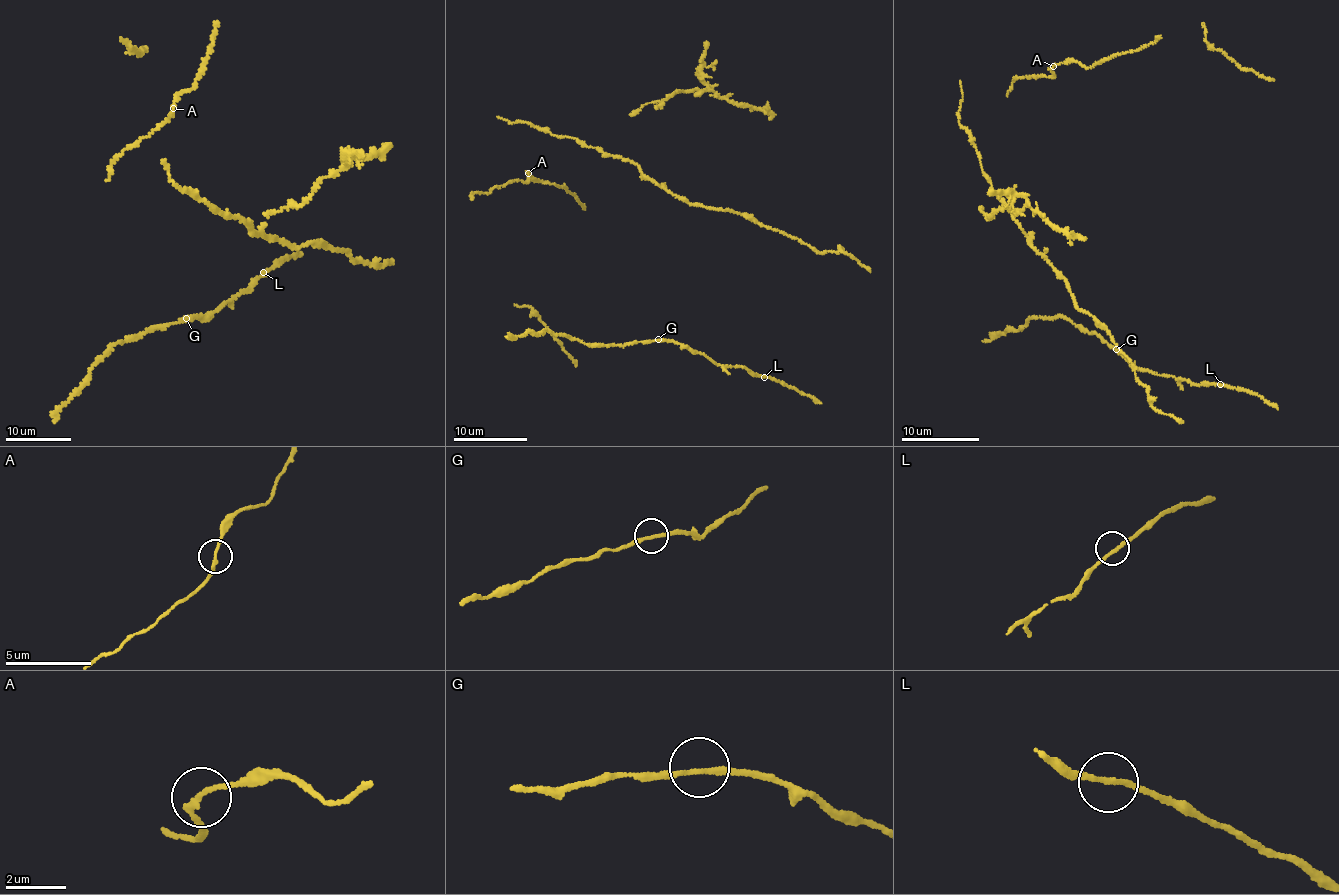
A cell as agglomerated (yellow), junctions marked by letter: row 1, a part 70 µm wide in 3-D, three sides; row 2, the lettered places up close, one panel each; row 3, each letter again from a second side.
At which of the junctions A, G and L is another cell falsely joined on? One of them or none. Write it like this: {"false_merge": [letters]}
{"false_merge": []}

